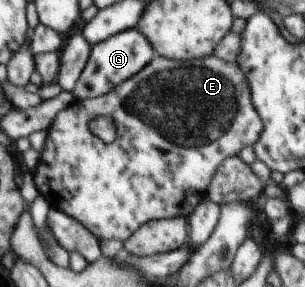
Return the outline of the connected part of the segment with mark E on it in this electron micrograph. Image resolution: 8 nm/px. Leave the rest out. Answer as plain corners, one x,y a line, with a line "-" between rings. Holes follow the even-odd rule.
155,54
145,69
136,73
131,79
125,80
115,90
85,101
75,99
69,107
62,109
55,116
51,127
46,133
46,142
44,149
40,153
40,160
33,171
34,182
39,194
43,195
51,208
61,209
63,213
80,221
98,240
119,240
123,243
149,220
176,218
179,216
187,217
196,209
200,201
206,197
208,187
213,181
217,168
228,158
238,156
243,147
257,143
263,128
263,122
252,104
248,81
235,62
227,63
213,54
201,59
185,61
170,60
-
99,115
111,116
117,126
117,138
112,143
103,142
89,130
89,122
99,117

